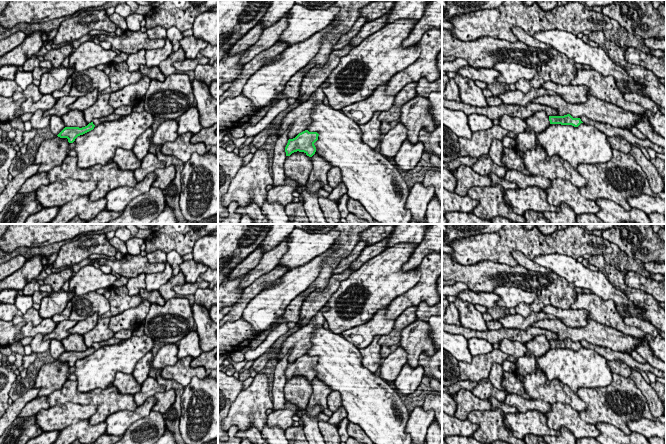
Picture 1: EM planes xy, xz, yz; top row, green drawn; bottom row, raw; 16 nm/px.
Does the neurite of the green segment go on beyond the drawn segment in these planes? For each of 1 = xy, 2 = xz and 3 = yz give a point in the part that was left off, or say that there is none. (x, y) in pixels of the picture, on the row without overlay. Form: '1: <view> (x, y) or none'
1: none
2: none
3: none

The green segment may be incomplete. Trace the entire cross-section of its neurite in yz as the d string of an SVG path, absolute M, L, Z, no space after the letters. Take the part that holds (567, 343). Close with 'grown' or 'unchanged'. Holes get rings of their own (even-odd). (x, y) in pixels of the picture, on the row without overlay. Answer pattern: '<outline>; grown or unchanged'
M570 338L564 340L549 340L550 348L572 349L578 351L581 347L580 342L573 342Z; unchanged

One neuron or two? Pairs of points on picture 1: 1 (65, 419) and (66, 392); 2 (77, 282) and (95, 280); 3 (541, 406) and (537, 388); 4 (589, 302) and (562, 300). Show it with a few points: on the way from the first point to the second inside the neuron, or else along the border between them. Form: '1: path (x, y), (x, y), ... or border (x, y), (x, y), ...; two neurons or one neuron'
1: border (89, 404), (64, 402), (50, 407); two neurons
2: path (81, 282), (91, 280); one neuron
3: border (530, 397), (542, 399), (550, 404); two neurons
4: border (577, 293), (576, 299), (569, 307); two neurons

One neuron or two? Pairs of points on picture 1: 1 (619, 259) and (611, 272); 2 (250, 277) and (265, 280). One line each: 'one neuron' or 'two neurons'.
1: two neurons
2: two neurons

